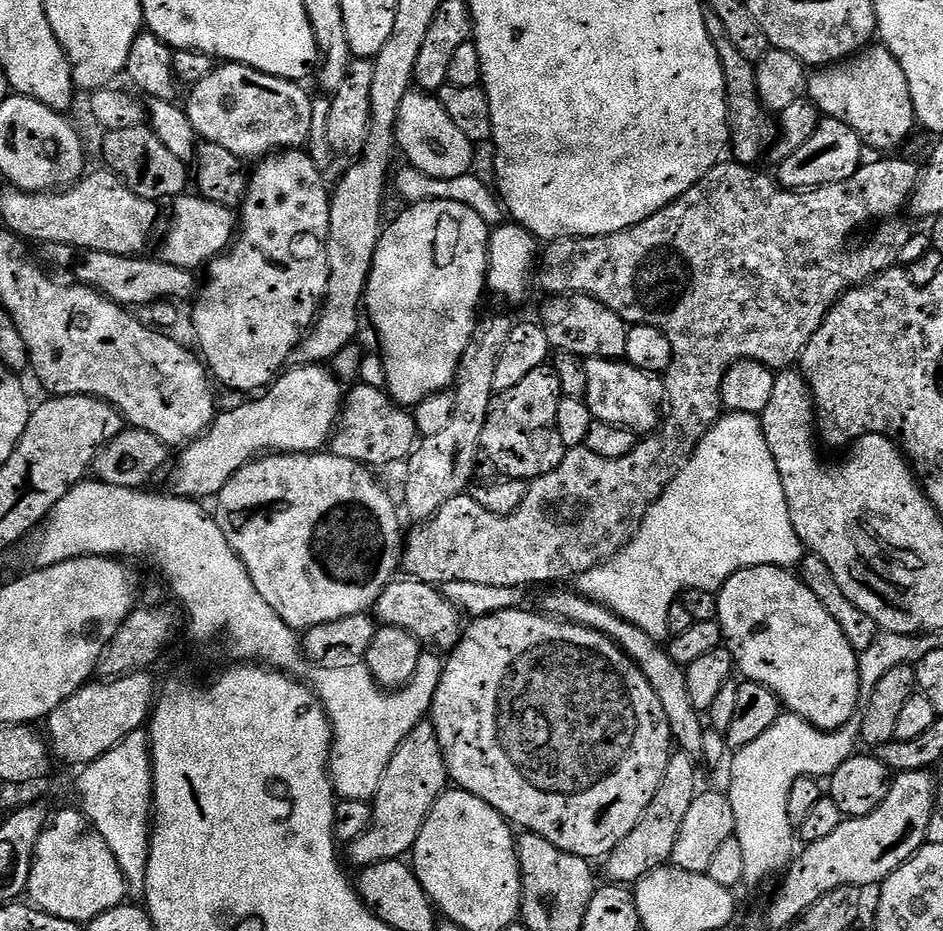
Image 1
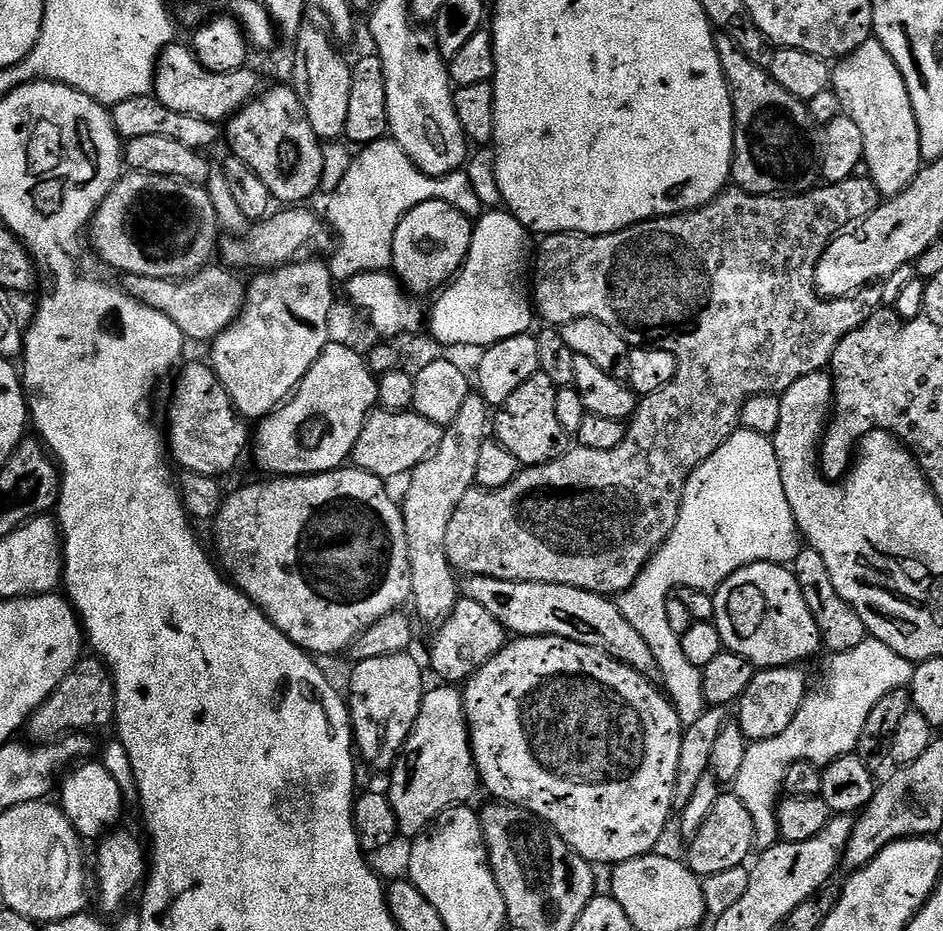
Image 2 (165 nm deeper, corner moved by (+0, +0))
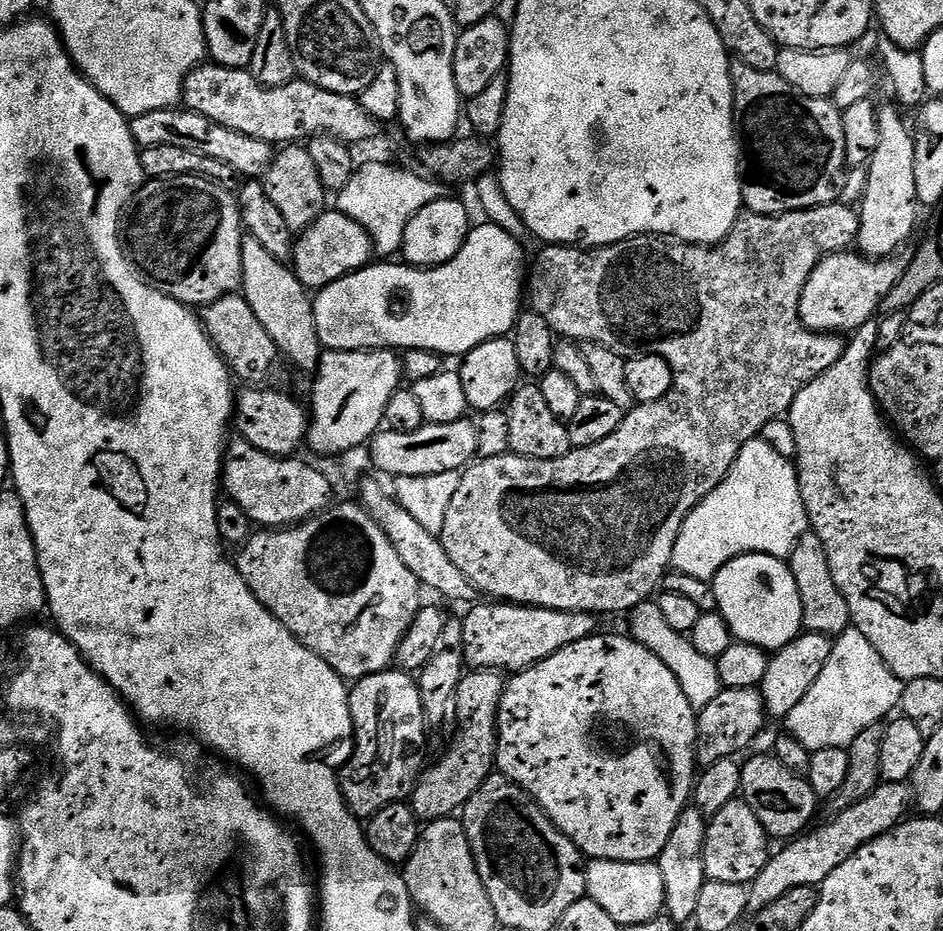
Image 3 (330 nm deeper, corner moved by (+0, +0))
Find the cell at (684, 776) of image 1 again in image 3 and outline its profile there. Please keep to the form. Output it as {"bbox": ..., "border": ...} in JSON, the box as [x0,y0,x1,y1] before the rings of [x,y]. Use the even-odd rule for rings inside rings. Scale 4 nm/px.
{"bbox":[696,687,766,769],"border":[[[721,687],[718,698],[699,709],[696,718],[696,763],[701,769],[714,766],[714,762],[731,760],[736,752],[747,753],[756,735],[764,728],[766,713],[759,688],[734,690]]]}

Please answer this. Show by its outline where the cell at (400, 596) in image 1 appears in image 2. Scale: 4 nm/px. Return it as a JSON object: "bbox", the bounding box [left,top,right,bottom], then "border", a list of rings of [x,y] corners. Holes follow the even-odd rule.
{"bbox":[432,598,506,686],"border":[[[463,598],[457,600],[456,609],[435,632],[436,637],[432,640],[432,668],[441,676],[441,681],[453,686],[467,681],[491,656],[503,650],[506,643],[502,622],[498,622],[498,618],[494,618],[494,614],[489,614],[484,607],[478,606],[478,602]]]}

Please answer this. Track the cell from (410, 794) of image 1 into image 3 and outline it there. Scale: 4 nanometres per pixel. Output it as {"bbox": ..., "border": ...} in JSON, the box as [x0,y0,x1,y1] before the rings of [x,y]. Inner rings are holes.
{"bbox":[410,670,506,822],"border":[[[472,670],[462,678],[454,705],[456,737],[437,764],[429,763],[421,771],[410,797],[414,814],[422,822],[455,817],[474,790],[478,790],[478,786],[493,775],[496,763],[496,711],[500,709],[506,683],[505,677],[500,676],[503,675],[496,670]]]}

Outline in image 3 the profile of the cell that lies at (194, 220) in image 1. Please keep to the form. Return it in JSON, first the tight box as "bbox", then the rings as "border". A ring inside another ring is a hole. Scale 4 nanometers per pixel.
{"bbox":[290,210,373,290],"border":[[[326,210],[313,224],[299,233],[292,249],[290,264],[304,288],[319,290],[359,268],[367,268],[373,256],[371,236],[362,225],[340,211]]]}

